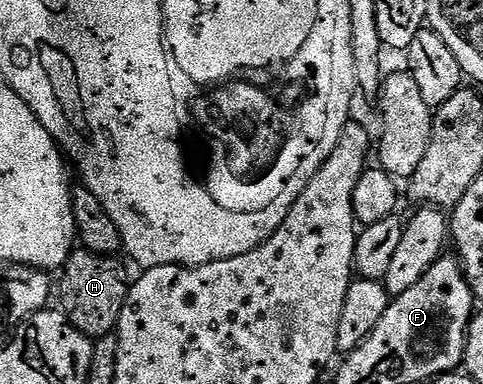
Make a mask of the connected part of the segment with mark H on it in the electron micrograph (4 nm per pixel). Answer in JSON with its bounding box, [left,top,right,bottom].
[57,247,129,339]

